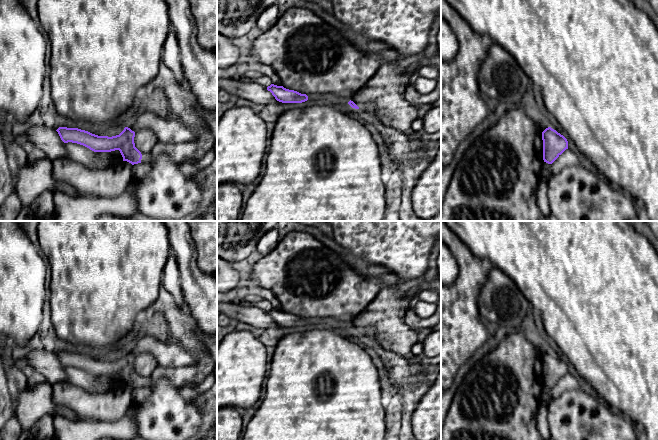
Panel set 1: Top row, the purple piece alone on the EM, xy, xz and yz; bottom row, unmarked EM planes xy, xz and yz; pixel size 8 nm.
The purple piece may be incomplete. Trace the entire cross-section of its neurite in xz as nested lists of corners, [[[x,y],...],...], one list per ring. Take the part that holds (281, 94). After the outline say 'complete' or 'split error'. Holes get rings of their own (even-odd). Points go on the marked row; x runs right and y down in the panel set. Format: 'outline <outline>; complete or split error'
outline [[[271,84],[267,87],[267,90],[272,93],[277,101],[282,103],[302,103],[308,100],[306,94],[286,89],[283,86]]]; complete

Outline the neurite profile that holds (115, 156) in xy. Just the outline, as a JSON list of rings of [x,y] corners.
[[[119,150],[111,151],[111,152],[96,152],[98,157],[104,159],[106,161],[110,161],[112,163],[118,164],[123,161],[123,157]]]

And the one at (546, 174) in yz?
[[[544,162],[541,169],[540,178],[548,184],[552,176],[553,174],[551,172],[551,164]]]

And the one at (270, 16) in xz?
[[[277,4],[271,5],[258,17],[256,26],[267,31],[277,23],[280,15]]]

